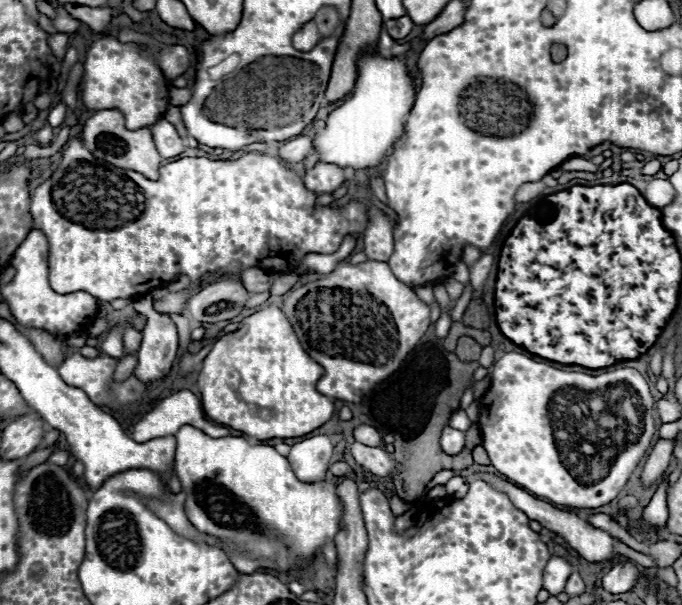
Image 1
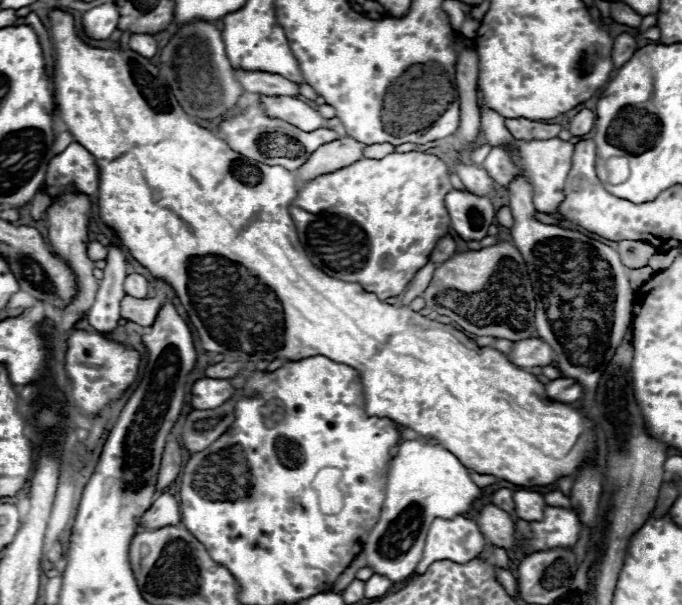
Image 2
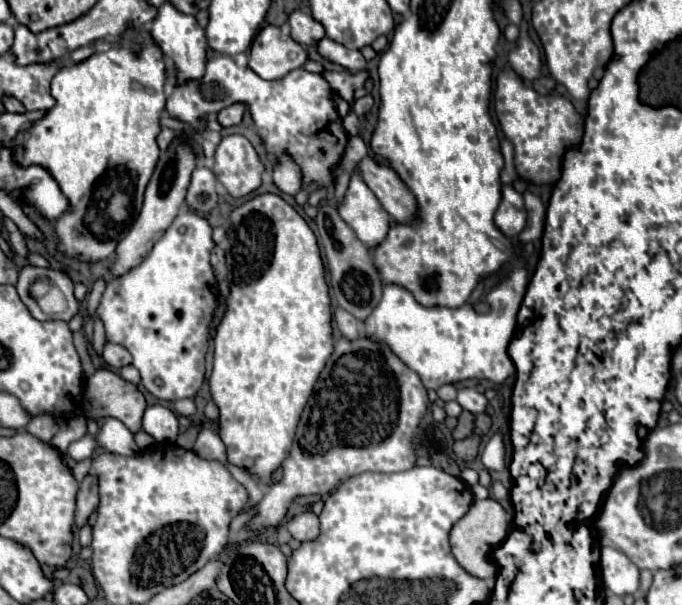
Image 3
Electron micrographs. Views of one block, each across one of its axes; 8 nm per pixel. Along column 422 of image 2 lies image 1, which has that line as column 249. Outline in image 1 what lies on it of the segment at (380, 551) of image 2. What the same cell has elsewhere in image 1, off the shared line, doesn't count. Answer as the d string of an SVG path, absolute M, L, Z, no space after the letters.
M182 426L176 434L176 476L186 494L184 510L188 520L206 534L220 538L236 548L250 550L252 556L274 558L280 568L290 568L308 562L320 554L328 538L334 538L340 522L340 500L336 498L334 484L330 480L318 484L300 482L288 460L280 456L272 446L248 442L246 438L210 438L194 426Z

